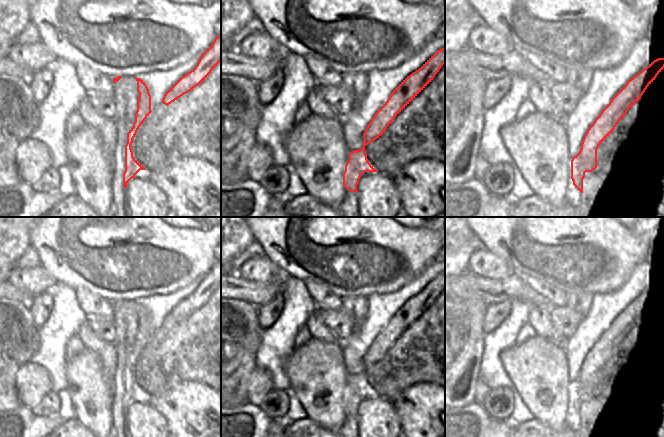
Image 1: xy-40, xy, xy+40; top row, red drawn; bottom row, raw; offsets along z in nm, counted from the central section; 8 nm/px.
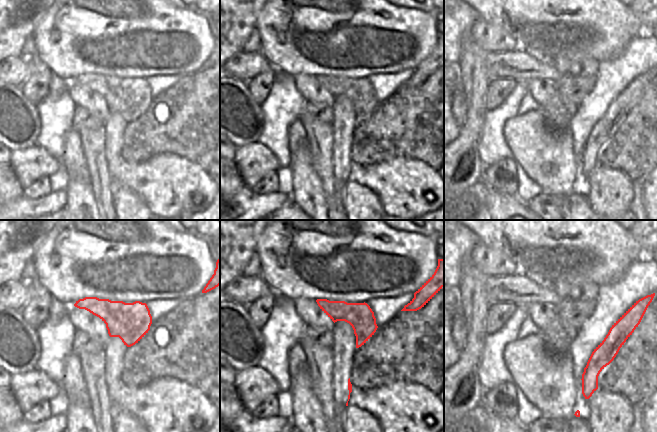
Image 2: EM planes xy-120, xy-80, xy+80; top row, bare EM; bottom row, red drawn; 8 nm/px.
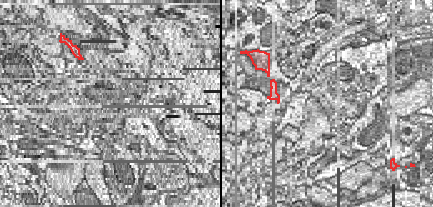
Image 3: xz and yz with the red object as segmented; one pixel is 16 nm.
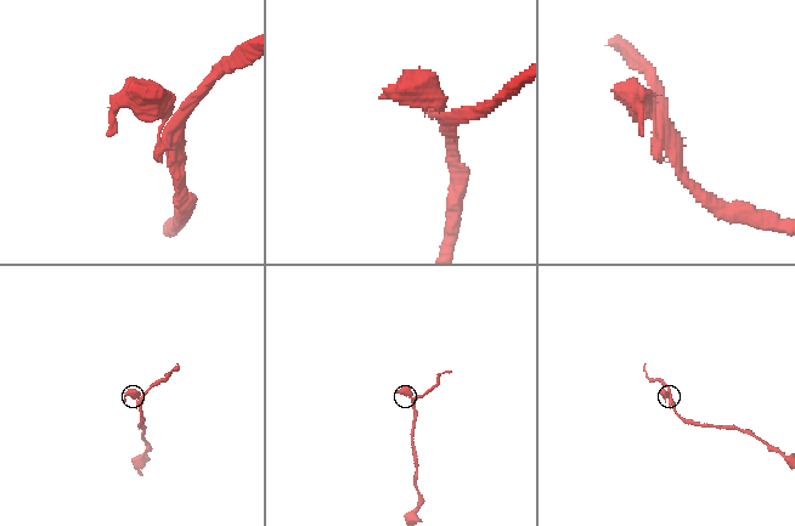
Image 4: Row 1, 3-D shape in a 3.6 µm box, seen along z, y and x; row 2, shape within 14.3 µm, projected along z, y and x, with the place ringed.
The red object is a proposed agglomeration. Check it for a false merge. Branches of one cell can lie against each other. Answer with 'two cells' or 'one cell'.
two cells

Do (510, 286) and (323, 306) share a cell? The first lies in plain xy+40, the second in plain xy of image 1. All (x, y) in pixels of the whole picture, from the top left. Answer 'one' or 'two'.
two

